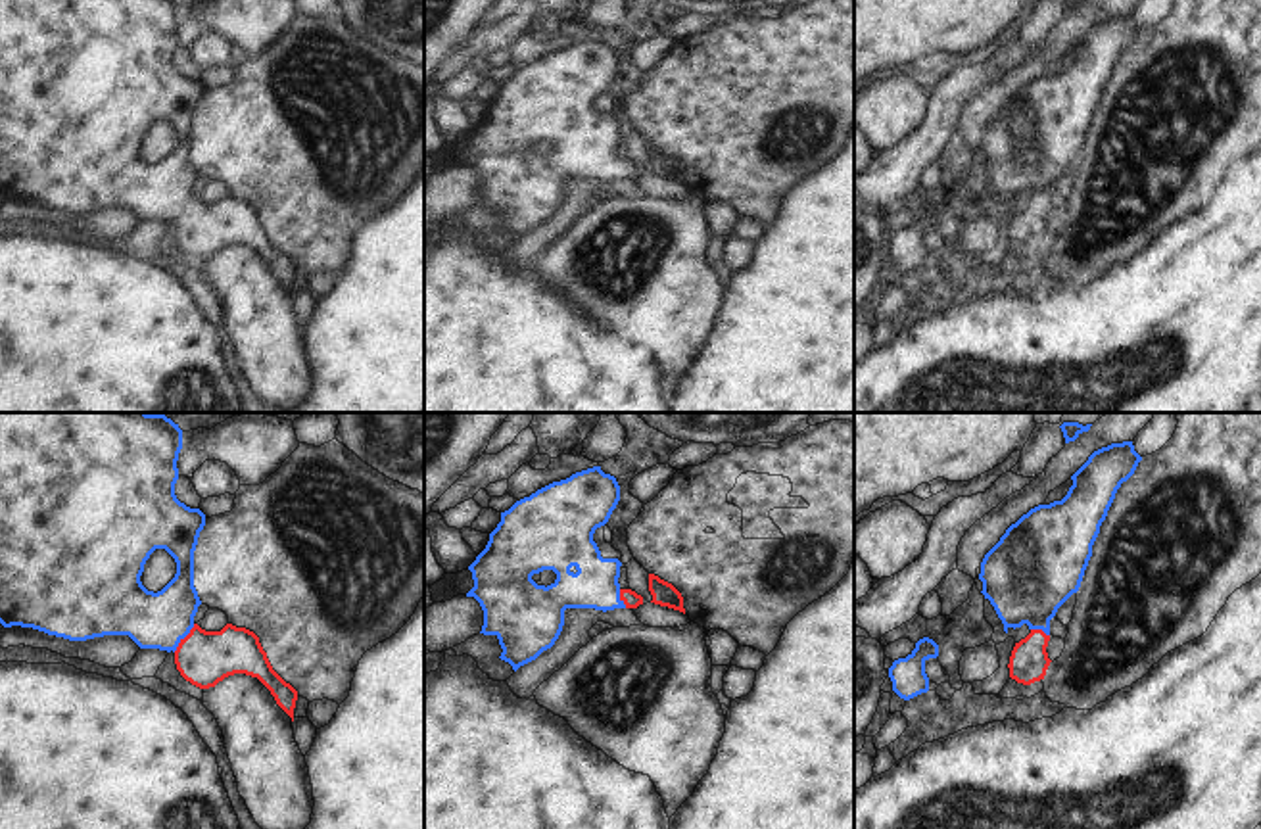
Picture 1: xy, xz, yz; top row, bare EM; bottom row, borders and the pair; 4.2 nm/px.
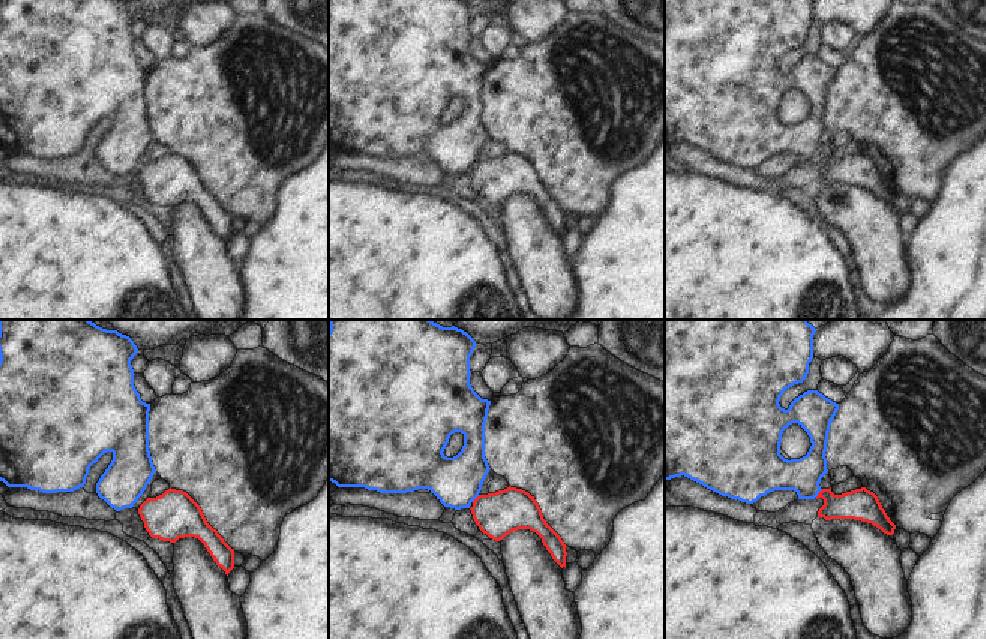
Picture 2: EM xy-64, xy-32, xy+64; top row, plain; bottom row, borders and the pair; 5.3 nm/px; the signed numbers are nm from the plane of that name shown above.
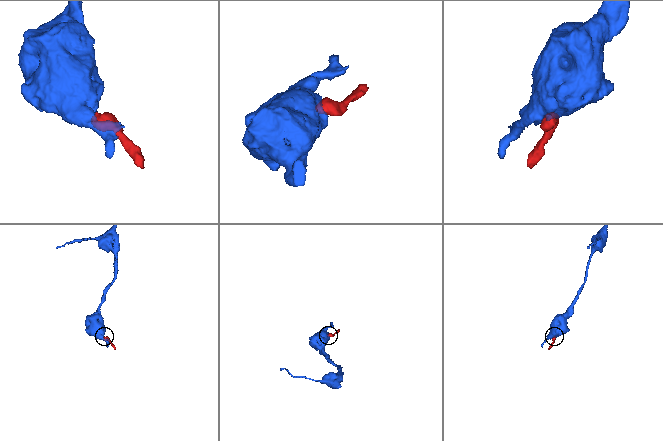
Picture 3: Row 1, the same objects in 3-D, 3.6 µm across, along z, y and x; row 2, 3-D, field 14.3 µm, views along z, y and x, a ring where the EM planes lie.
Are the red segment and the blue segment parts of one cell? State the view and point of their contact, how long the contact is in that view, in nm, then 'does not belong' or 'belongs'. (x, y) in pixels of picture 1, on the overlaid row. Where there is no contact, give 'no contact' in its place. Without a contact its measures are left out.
xy (185, 638) | 150 nm | belongs

